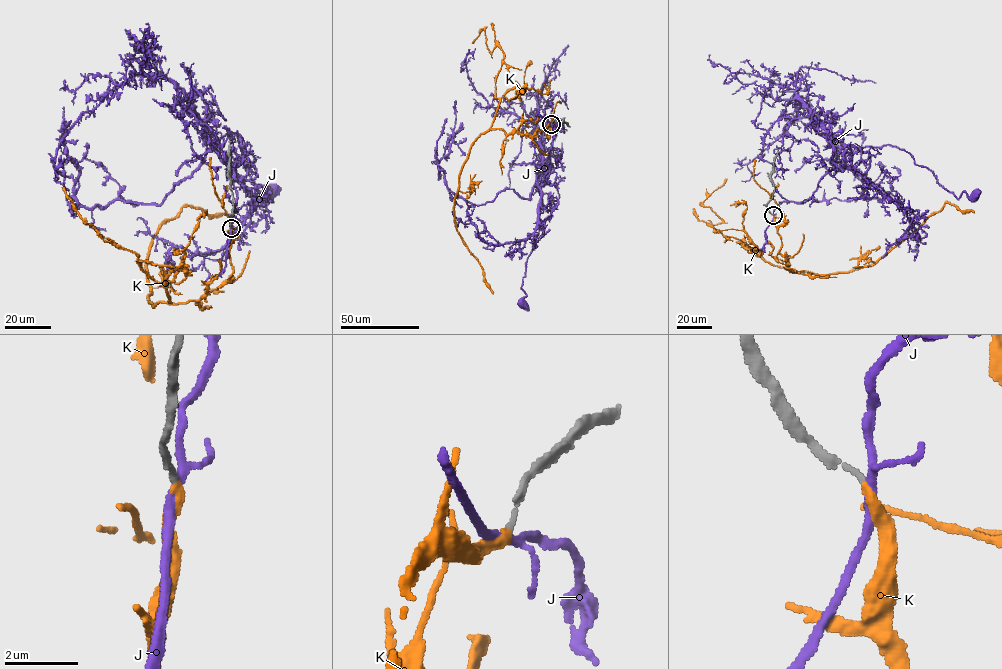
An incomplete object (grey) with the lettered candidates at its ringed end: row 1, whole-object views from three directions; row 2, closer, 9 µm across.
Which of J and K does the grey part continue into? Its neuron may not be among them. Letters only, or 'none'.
K

